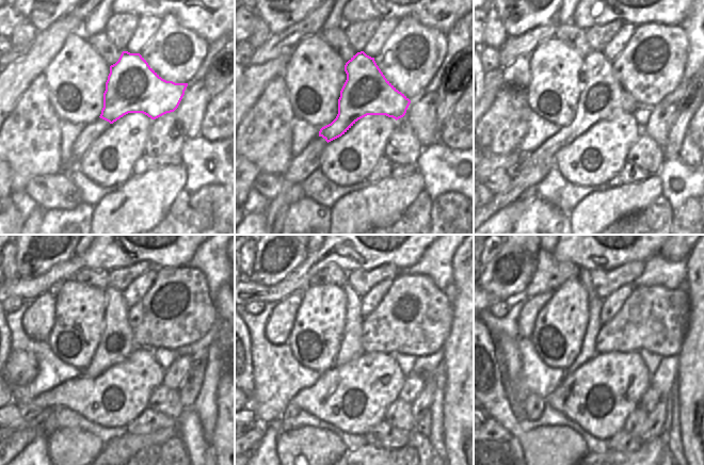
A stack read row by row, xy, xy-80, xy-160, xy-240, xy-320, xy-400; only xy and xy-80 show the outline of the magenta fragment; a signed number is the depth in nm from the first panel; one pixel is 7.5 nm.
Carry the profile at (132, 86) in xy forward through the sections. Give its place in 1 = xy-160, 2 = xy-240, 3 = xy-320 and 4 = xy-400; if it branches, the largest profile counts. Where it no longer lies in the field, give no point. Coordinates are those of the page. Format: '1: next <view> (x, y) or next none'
1: next xy-160 (602, 97)
2: next xy-240 (116, 345)
3: next xy-320 (351, 348)
4: next xy-400 (584, 277)

